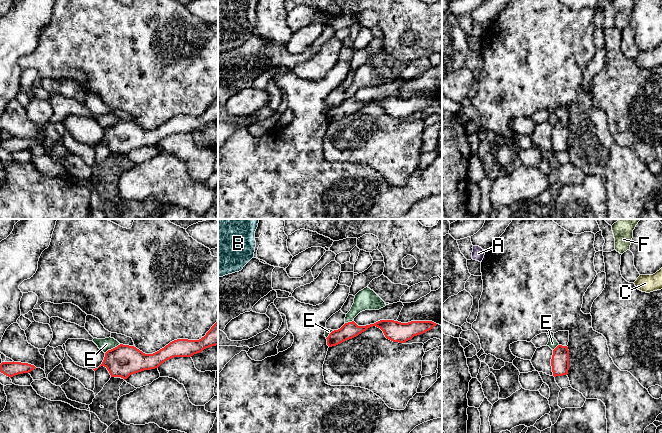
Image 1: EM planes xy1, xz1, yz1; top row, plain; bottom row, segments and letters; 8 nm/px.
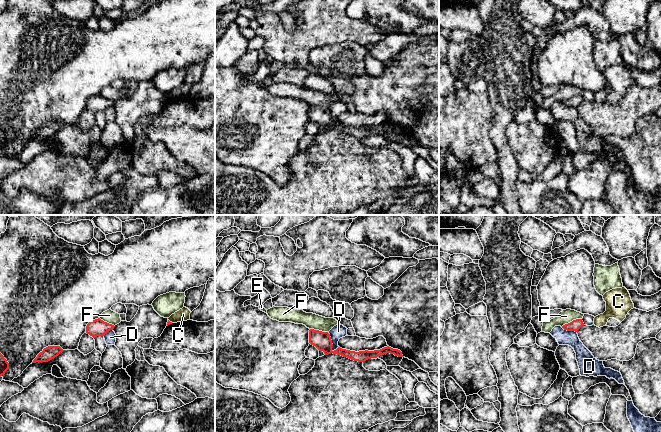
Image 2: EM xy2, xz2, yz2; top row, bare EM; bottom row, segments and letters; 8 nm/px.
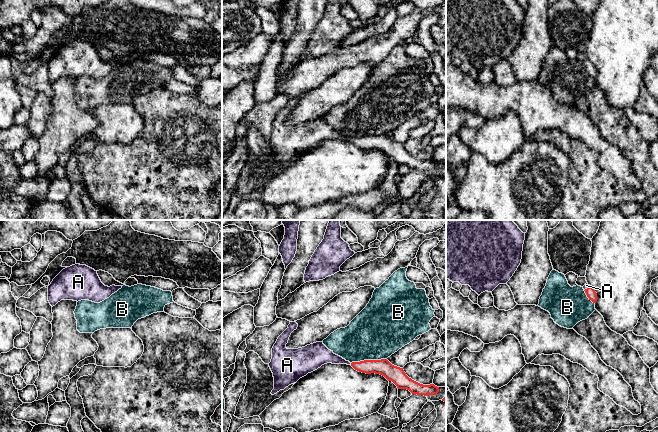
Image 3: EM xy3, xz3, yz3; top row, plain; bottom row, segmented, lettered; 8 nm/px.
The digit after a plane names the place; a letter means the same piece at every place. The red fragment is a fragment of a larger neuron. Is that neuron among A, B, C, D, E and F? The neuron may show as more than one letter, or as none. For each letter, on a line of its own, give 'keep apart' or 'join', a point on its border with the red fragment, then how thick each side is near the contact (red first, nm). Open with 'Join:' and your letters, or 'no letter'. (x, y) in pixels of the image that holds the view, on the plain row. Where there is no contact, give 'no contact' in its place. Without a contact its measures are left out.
Join: A
A: join; meets red in yz3 at (587, 64); 80 nm thick on the red side, 40 nm on the other
B: keep apart; meets red in xz3 at (368, 136); 130 nm thick on the red side, 420 nm on the other
C: keep apart; meets red in xy2 at (169, 97); 30 nm thick on the red side, 100 nm on the other
D: keep apart; meets red in xz2 at (331, 118); 150 nm thick on the red side, 110 nm on the other
E: keep apart; meets red in xy1 at (113, 124); 260 nm thick on the red side, 100 nm on the other
F: keep apart; meets red in yz2 at (572, 97); 90 nm thick on the red side, 110 nm on the other

